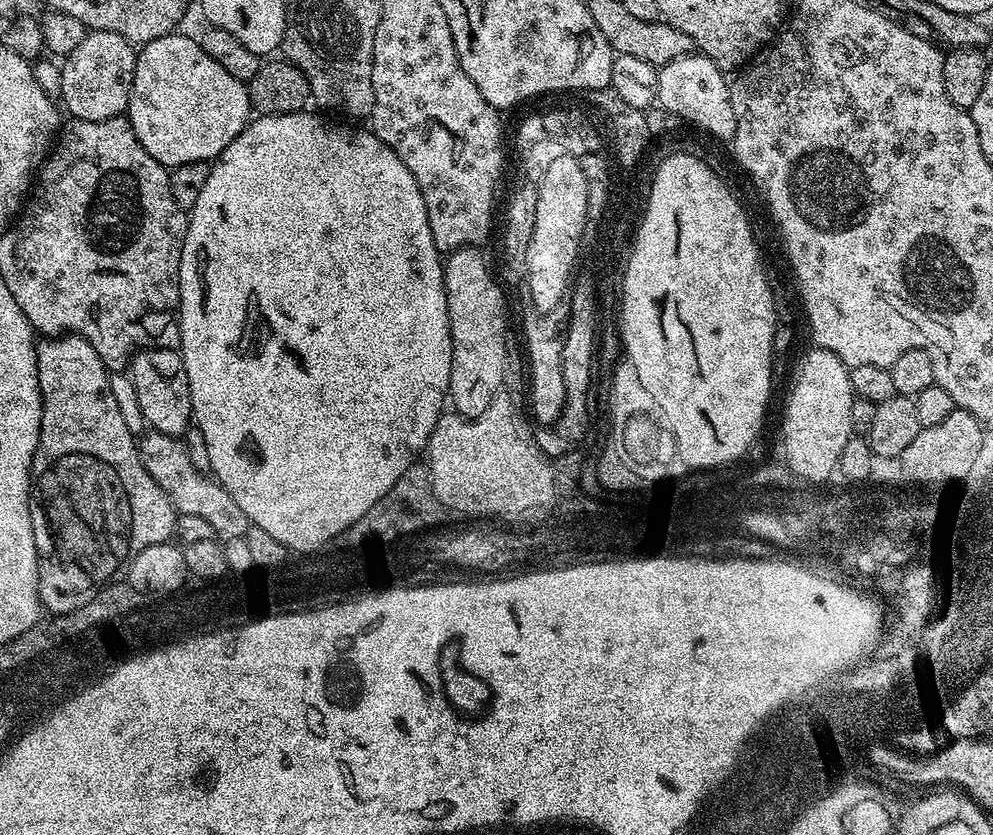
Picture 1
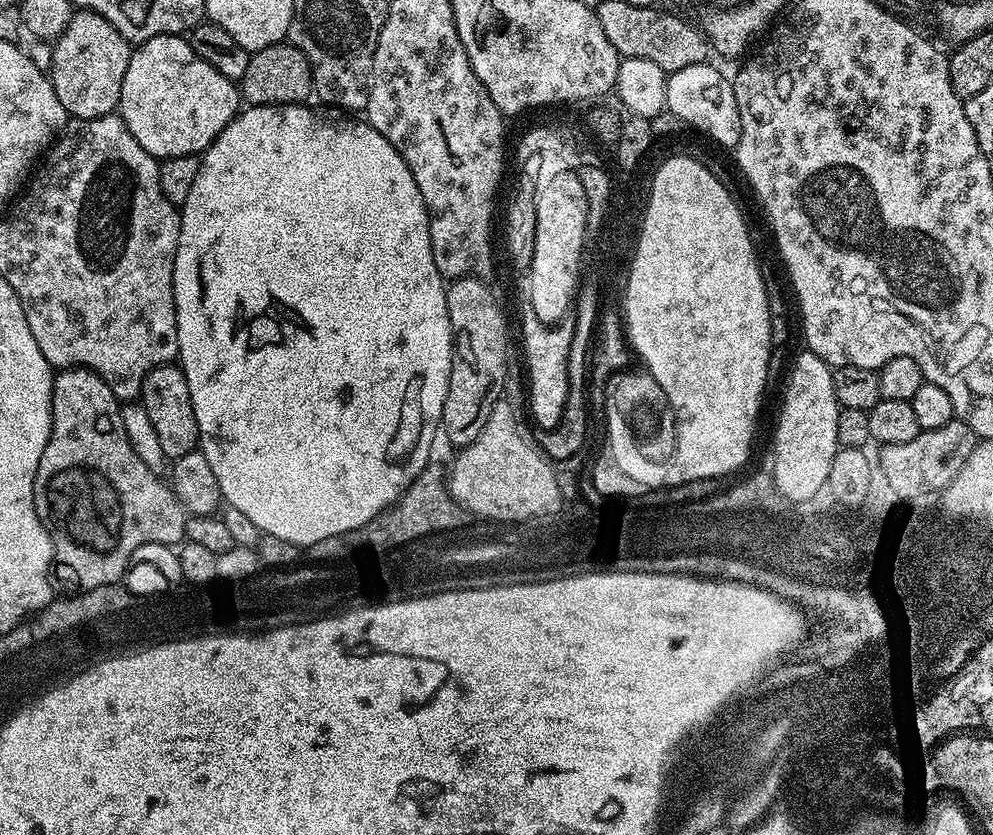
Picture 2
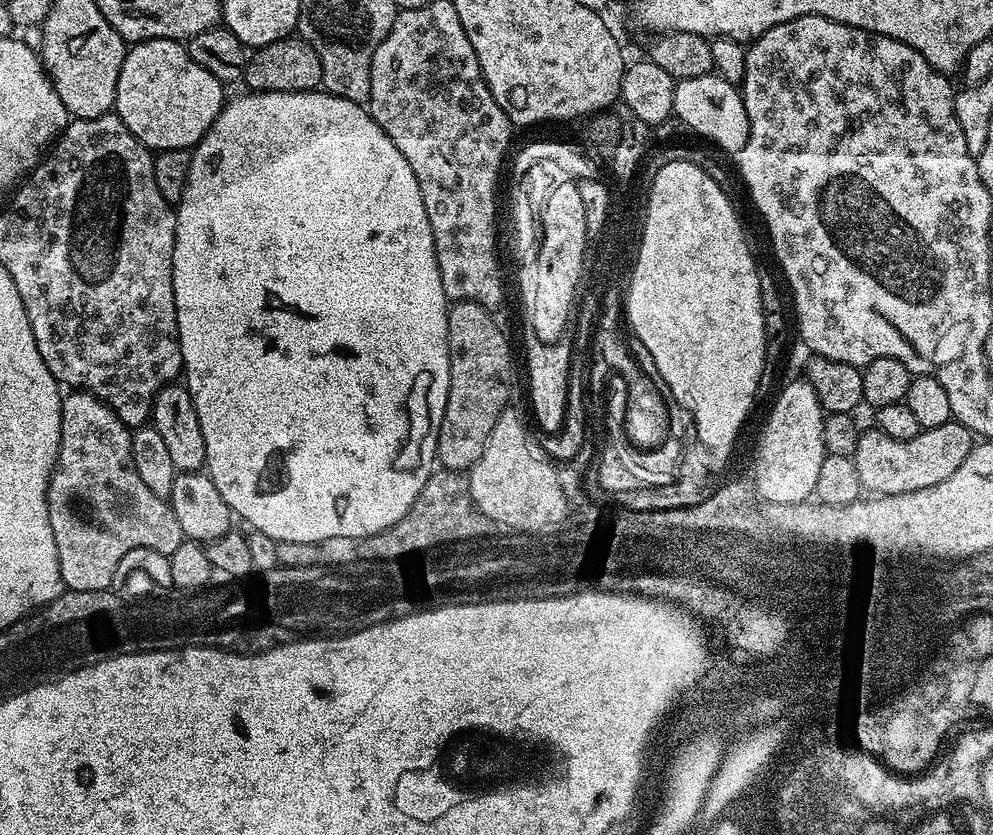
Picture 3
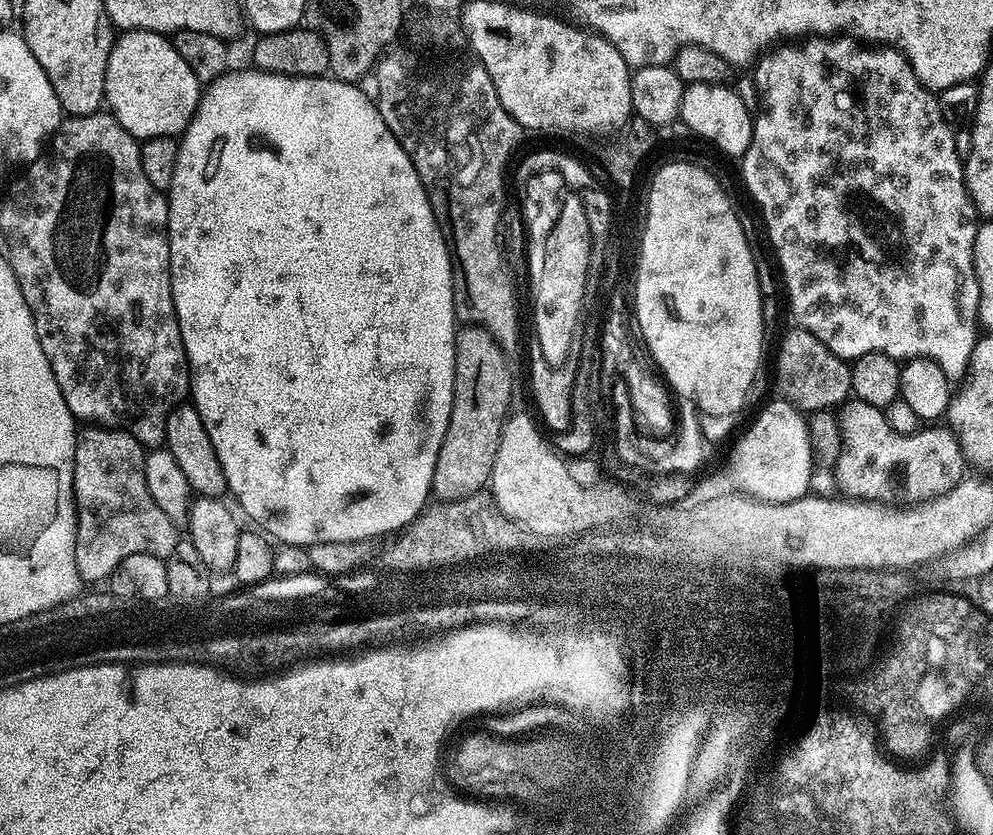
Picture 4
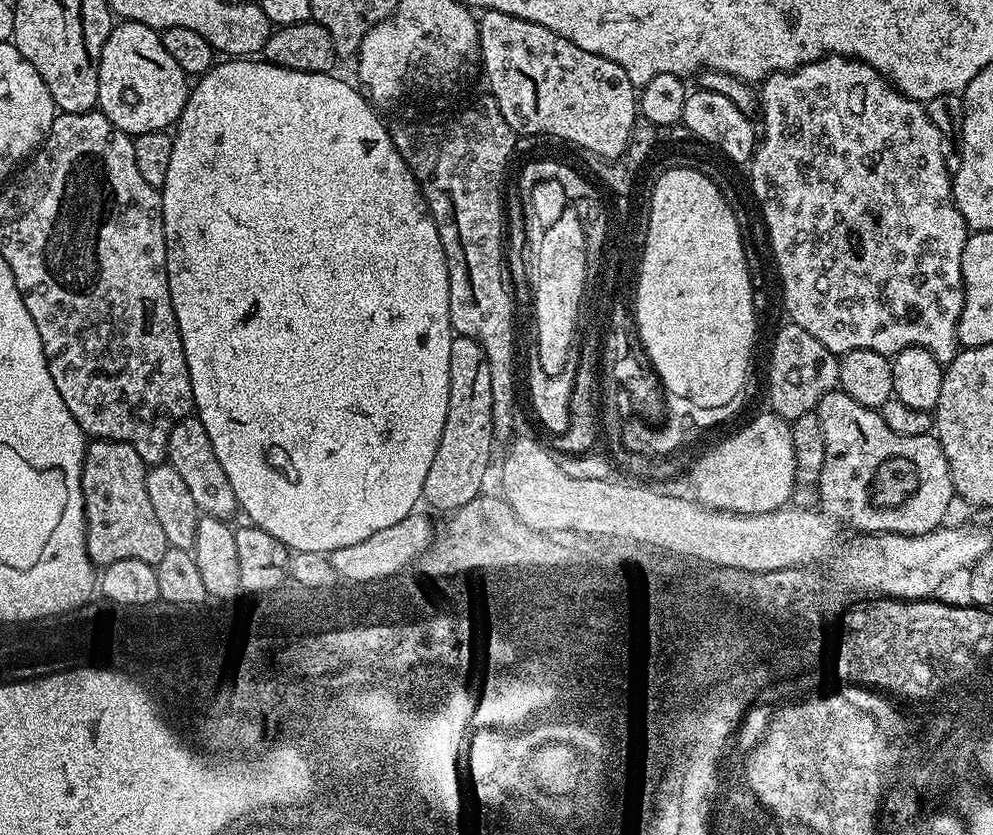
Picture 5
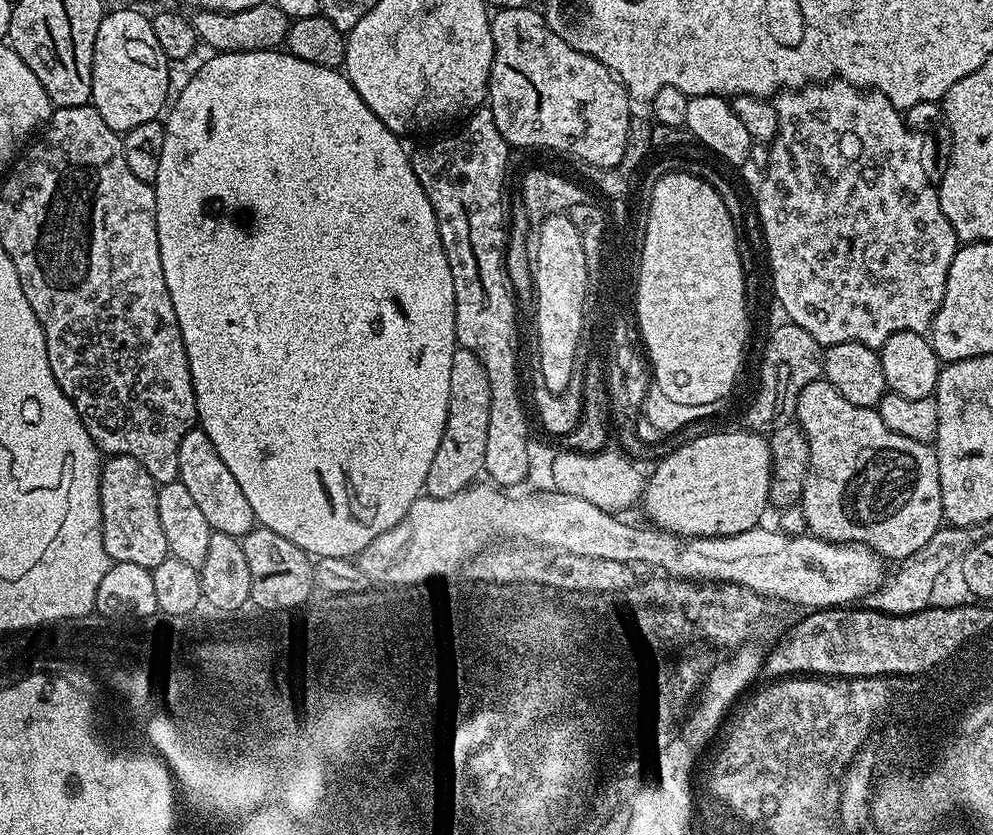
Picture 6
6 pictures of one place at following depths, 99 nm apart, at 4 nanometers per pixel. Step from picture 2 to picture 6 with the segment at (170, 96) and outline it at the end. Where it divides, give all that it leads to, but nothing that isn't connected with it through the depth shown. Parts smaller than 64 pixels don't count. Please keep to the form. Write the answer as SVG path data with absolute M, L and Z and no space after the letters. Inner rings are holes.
M136 8L105 11L94 42L90 101L98 114L102 114L102 122L123 134L134 126L142 126L142 122L157 119L170 100L168 67L168 56L162 54L162 46L154 38L152 21L147 15L144 17Z

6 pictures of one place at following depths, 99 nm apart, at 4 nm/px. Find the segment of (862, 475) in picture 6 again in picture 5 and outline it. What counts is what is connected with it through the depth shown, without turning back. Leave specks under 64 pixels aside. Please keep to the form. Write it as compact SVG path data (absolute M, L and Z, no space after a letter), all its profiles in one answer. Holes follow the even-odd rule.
M839 390L826 393L816 406L815 414L822 422L822 438L826 442L826 458L822 462L822 474L818 481L820 512L836 524L857 528L860 534L921 536L936 531L945 523L944 515L954 501L954 489L946 454L935 435L894 434L894 430L882 422L877 409L862 406L854 402L850 394Z

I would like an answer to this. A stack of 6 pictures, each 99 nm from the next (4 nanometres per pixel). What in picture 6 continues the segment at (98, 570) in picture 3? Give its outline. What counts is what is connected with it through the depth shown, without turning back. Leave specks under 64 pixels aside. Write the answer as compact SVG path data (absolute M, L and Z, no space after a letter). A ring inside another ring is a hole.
M108 456L100 469L100 505L102 506L102 538L109 561L134 562L149 570L168 557L166 533L158 510L158 485L138 462L129 456Z

